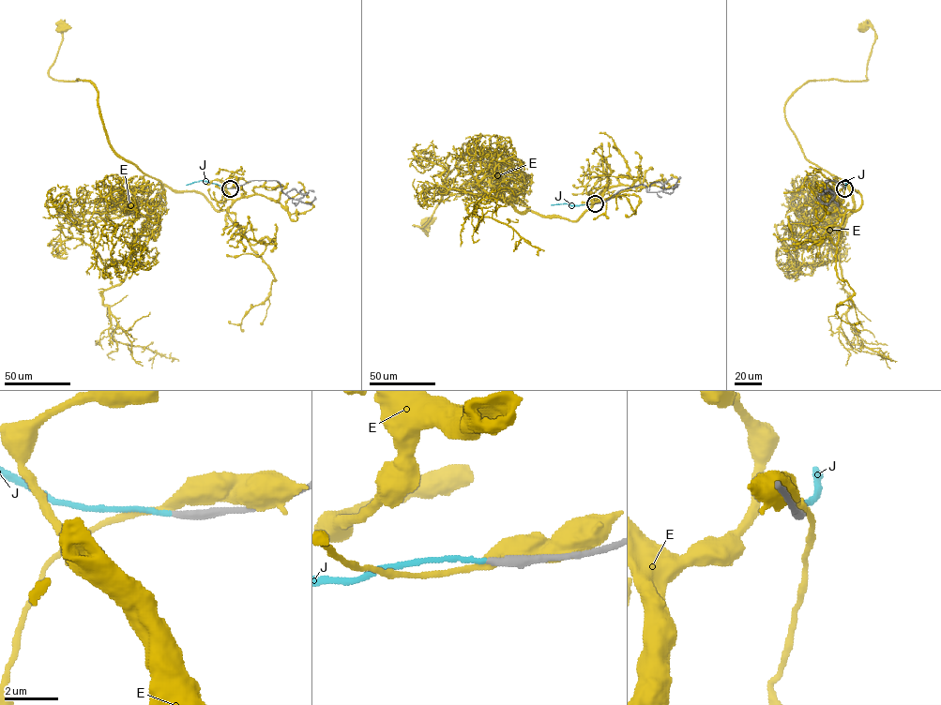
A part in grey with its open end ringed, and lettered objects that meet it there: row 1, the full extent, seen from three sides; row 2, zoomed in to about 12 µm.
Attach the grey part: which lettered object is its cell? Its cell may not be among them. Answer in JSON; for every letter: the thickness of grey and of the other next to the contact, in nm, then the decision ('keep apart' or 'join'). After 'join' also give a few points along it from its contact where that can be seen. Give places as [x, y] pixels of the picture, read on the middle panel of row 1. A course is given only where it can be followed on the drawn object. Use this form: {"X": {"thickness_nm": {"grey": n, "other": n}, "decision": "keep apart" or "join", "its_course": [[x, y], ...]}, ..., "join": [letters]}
{"E": {"thickness_nm": {"grey": 340, "other": 380}, "decision": "keep apart"}, "J": {"thickness_nm": {"grey": 320, "other": 200}, "decision": "join", "its_course": [[595, 203], [551, 204]]}, "join": ["J"]}

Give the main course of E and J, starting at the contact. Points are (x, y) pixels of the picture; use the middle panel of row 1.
E: (595, 203), (577, 220), (535, 213), (464, 143), (432, 215), (414, 225), (427, 234), (428, 220)
J: (595, 203), (551, 204)

